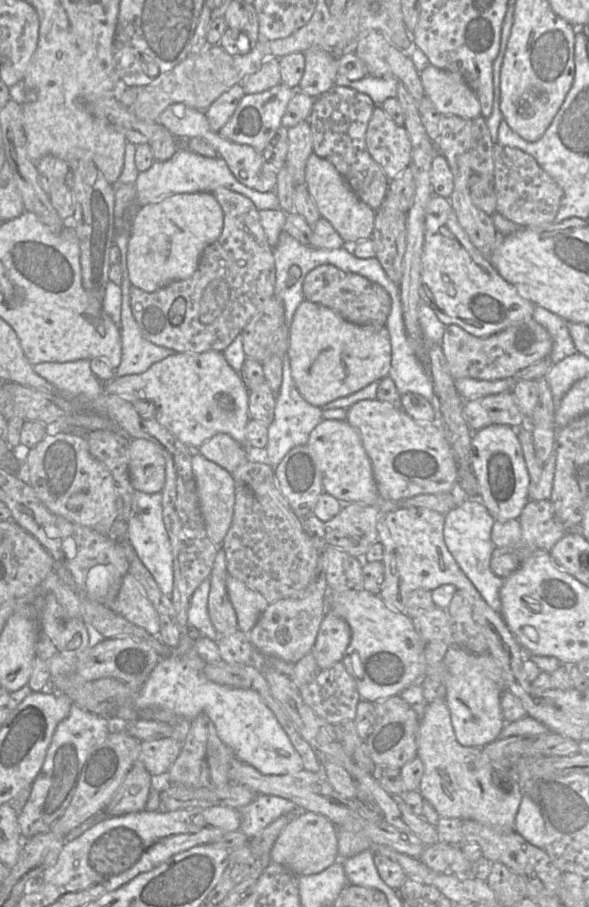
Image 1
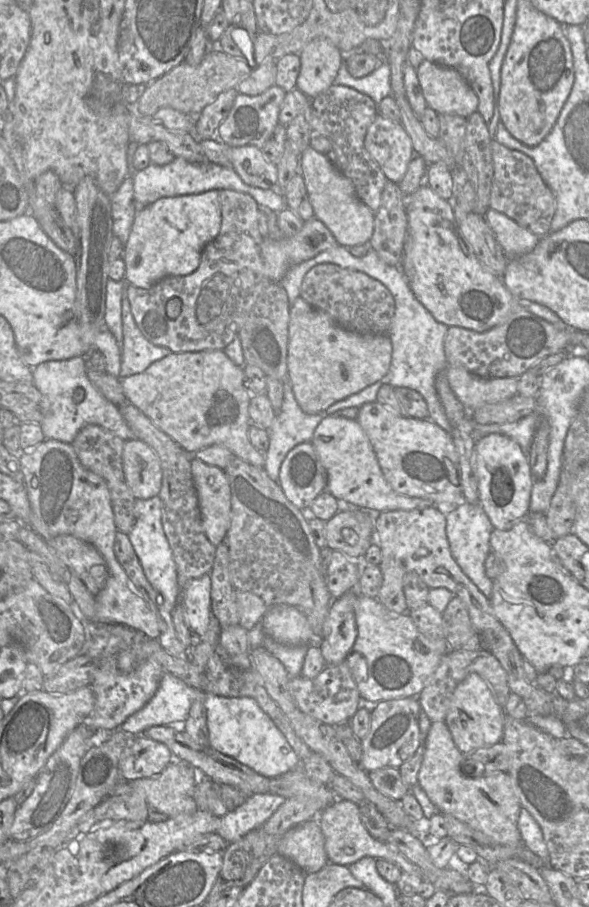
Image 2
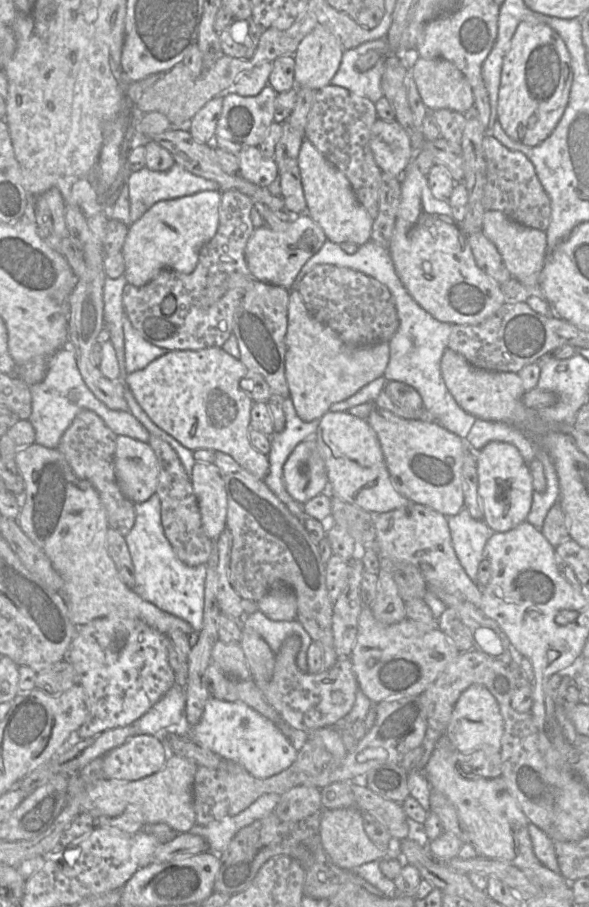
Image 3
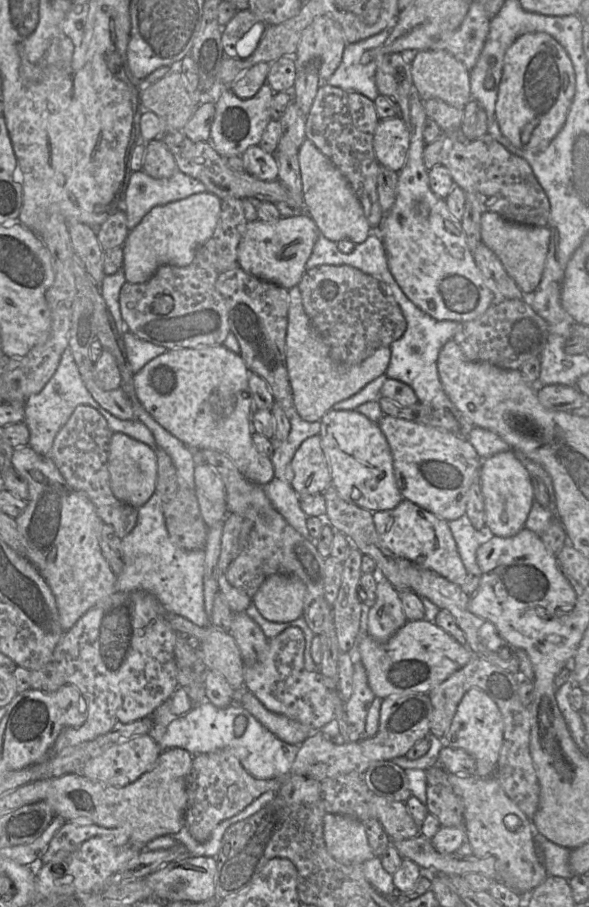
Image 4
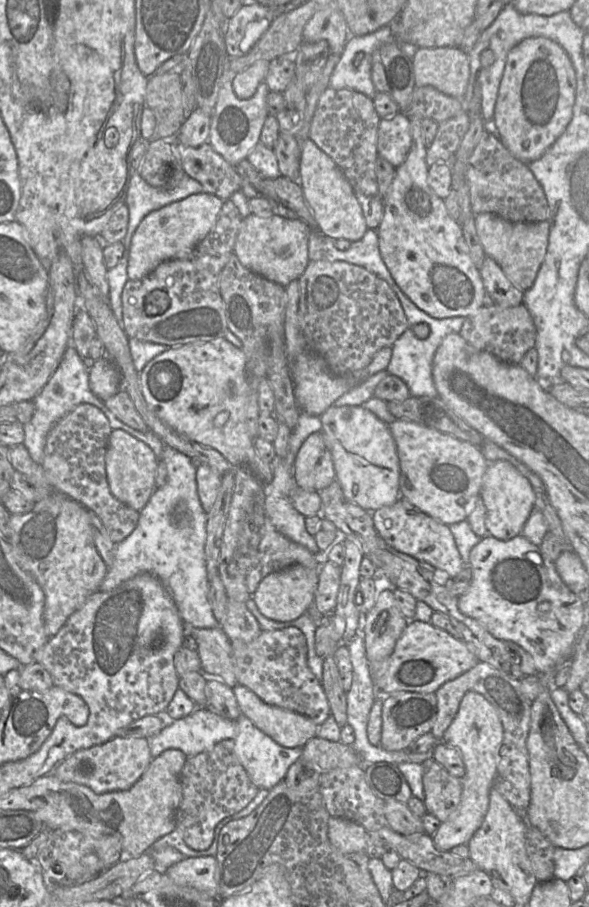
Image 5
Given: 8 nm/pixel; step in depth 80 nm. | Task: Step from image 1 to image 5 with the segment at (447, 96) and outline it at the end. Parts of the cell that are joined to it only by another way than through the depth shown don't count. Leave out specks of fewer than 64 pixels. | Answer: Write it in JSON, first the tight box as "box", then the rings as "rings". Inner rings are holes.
{"box":[412,48,470,99],"rings":[[[417,48],[412,65],[416,87],[431,86],[457,99],[465,96],[470,63],[468,54],[460,48]]]}

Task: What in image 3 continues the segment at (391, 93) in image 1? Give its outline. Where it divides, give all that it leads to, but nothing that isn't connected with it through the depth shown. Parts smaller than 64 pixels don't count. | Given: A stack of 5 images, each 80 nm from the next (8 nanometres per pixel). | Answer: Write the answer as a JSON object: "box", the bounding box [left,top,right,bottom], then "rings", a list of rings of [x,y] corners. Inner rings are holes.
{"box":[331,38,389,104],"rings":[[[381,38],[369,41],[356,48],[345,50],[340,67],[331,80],[331,85],[346,88],[375,104],[384,96],[381,88],[382,76],[385,69],[384,59],[365,72],[360,72],[356,68],[358,58],[371,50],[389,51],[387,39]]]}

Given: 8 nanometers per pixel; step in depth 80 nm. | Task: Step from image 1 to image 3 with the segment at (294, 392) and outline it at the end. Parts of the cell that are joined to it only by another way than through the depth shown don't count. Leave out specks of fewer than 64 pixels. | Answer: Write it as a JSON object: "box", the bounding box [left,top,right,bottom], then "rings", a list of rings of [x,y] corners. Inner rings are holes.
{"box":[264,397,319,521],"rings":[[[291,397],[283,402],[285,414],[285,428],[281,432],[274,432],[270,436],[269,471],[264,478],[268,488],[298,519],[304,521],[307,517],[303,510],[303,504],[294,500],[287,492],[283,479],[283,466],[294,448],[306,439],[315,439],[319,425],[318,419],[305,422],[298,416]]]}

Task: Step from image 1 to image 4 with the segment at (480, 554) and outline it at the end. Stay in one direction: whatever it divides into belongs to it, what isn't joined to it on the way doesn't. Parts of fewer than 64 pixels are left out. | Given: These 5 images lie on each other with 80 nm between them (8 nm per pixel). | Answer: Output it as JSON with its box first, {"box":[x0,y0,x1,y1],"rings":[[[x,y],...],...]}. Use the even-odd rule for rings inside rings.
{"box":[448,515,494,572],"rings":[[[467,515],[448,521],[460,559],[467,572],[472,571],[476,563],[476,552],[479,546],[494,536],[487,528],[477,530]]]}

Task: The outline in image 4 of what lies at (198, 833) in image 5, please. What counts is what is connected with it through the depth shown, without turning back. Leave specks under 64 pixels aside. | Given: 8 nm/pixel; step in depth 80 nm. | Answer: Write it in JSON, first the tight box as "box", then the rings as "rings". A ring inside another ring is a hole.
{"box":[185,748,285,842],"rings":[[[224,748],[193,757],[186,779],[187,807],[185,825],[198,842],[207,841],[213,829],[222,821],[238,814],[267,791],[278,792],[285,777],[257,779],[248,773],[233,750]]]}

